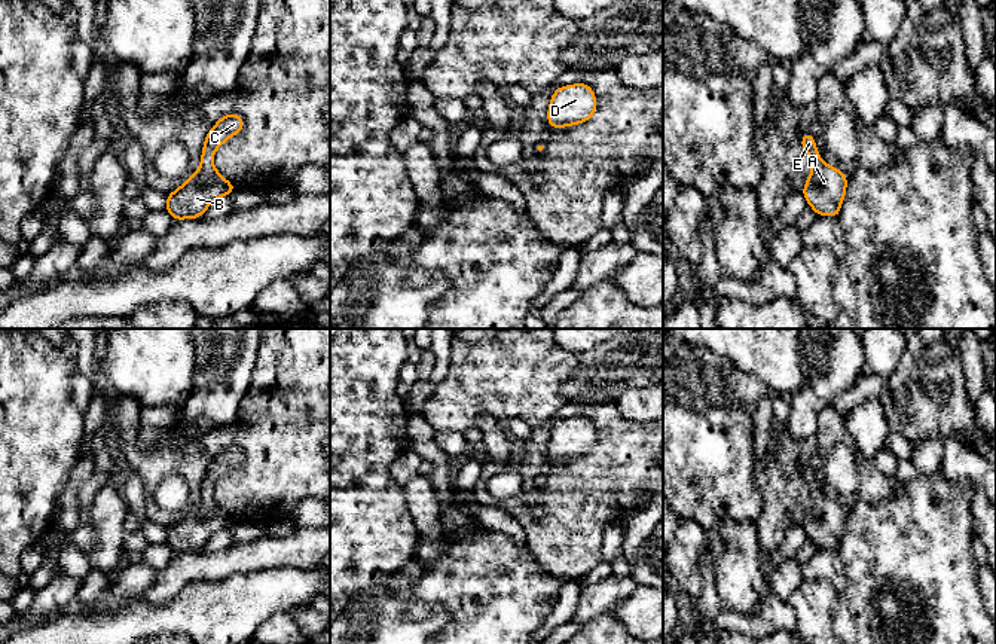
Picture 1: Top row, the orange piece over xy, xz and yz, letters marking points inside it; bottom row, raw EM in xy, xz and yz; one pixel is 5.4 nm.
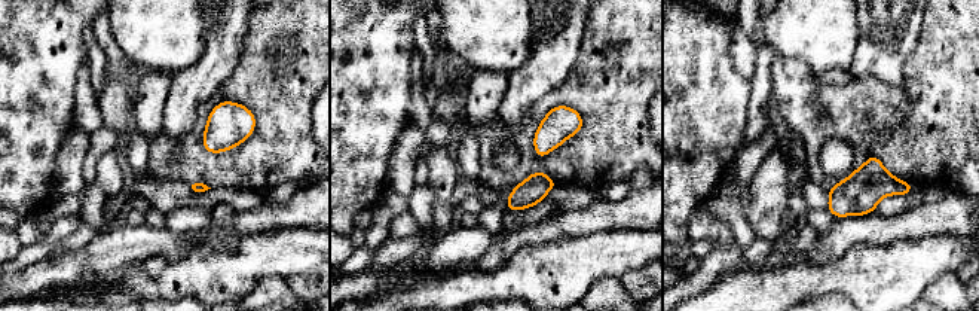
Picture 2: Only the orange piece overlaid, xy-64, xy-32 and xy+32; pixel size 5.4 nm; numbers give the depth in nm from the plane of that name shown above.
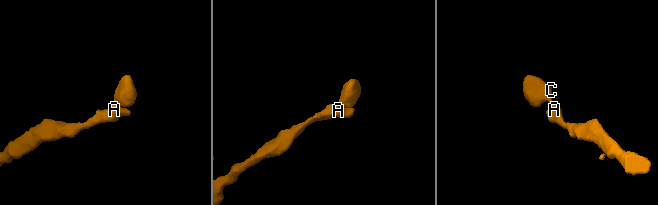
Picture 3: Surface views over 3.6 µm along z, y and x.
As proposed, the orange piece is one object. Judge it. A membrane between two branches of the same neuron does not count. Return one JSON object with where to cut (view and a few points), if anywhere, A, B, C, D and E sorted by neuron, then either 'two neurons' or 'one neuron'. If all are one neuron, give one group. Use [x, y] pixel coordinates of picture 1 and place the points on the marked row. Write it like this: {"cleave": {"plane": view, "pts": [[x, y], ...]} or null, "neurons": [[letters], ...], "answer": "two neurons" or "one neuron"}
{"cleave": null, "neurons": [["A", "B", "C", "D", "E"]], "answer": "one neuron"}

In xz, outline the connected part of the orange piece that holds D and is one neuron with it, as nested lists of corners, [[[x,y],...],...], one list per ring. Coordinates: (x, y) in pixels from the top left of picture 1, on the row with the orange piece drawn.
[[[586,83],[556,88],[552,95],[547,120],[550,128],[587,122],[596,112],[595,91]]]

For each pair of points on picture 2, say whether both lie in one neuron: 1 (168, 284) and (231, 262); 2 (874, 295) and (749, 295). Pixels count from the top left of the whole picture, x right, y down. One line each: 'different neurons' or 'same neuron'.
1: same neuron
2: same neuron

